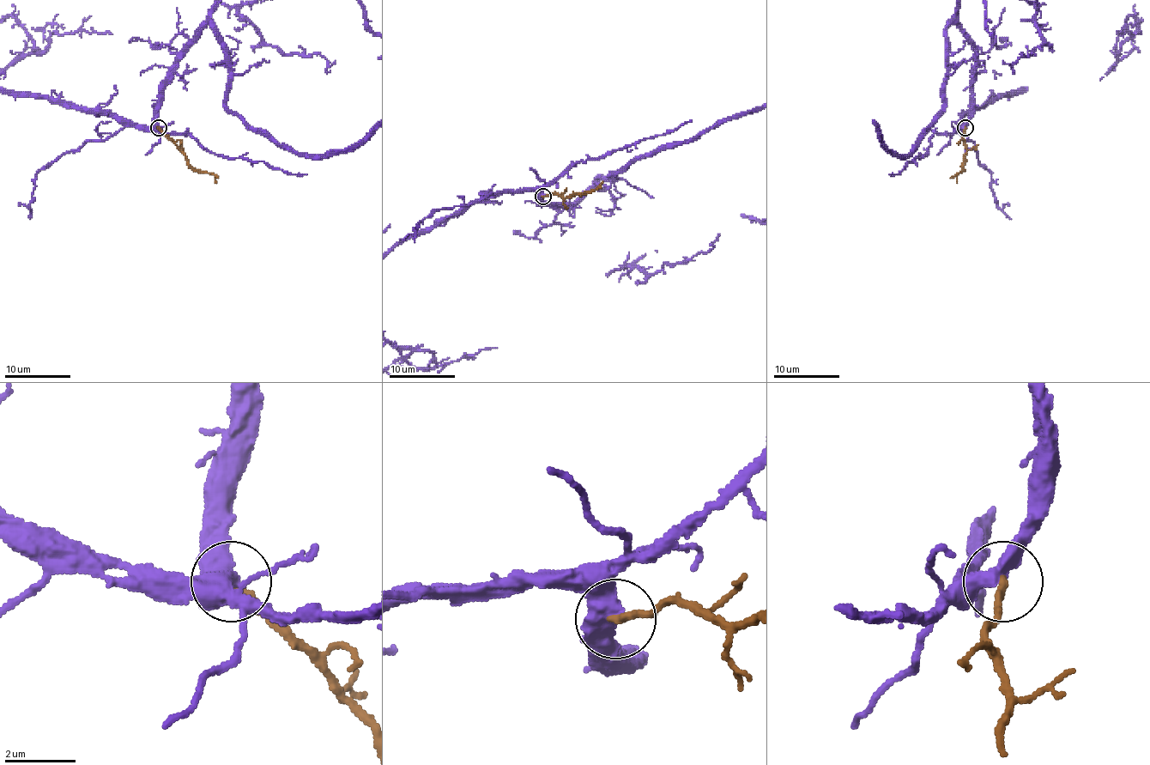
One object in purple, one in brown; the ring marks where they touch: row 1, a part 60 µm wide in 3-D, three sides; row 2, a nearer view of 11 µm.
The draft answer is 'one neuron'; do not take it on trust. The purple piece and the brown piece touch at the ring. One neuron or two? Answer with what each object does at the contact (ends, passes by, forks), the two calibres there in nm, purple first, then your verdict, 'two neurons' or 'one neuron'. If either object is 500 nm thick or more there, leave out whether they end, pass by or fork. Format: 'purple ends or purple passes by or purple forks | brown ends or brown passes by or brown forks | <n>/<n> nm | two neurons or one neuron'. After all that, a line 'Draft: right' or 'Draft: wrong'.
purple passes by | brown ends | 480/240 nm | one neuron
Draft: right

